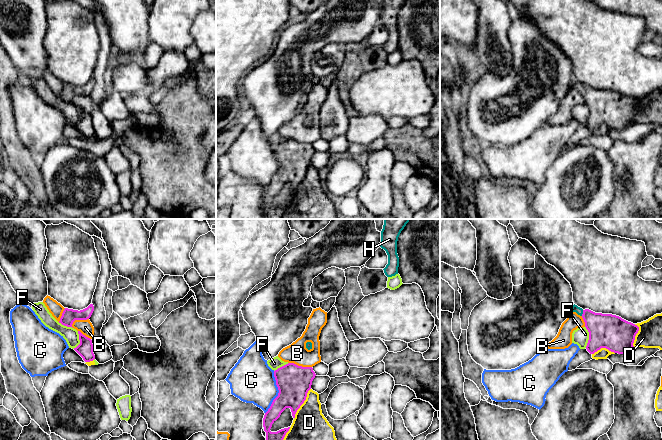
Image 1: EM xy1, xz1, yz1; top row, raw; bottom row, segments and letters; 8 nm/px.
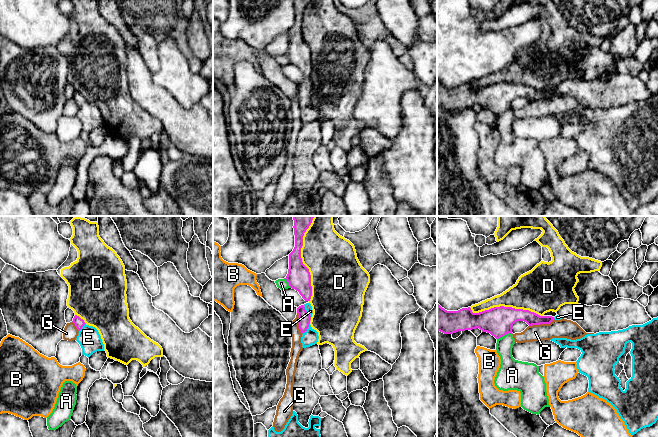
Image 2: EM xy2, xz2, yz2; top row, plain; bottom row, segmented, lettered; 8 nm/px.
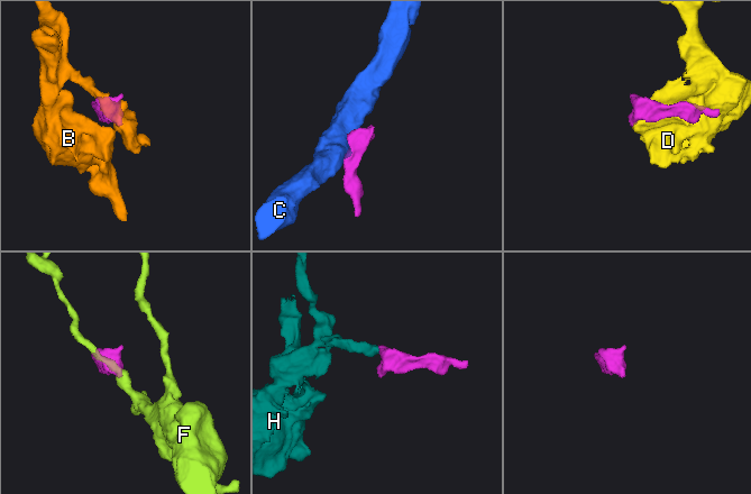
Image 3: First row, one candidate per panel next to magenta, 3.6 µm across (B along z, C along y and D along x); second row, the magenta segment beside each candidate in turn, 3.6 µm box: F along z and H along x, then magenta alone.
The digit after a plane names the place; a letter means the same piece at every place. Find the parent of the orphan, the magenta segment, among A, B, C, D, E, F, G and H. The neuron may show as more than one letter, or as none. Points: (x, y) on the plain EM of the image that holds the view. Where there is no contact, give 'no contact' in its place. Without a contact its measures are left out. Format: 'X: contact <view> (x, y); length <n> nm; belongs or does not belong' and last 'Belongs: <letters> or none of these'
A: contact yz2 (504, 111); length 140 nm; does not belong
B: contact xz1 (300, 142); length 200 nm; does not belong
C: contact xz1 (279, 168); length 360 nm; does not belong
D: contact xz2 (302, 39); length 600 nm; does not belong
E: contact xz2 (306, 87); length 120 nm; belongs
F: contact yz1 (589, 113); length 180 nm; does not belong
G: contact yz2 (541, 99); length 220 nm; does not belong
H: contact yz1 (583, 89); length 50 nm; belongs
Belongs: E, H

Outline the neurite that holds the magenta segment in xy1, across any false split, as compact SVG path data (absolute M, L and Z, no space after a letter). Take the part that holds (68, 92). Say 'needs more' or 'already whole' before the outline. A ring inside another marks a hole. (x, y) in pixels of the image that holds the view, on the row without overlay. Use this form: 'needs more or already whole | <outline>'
already whole | M90 80L87 84L80 87L65 84L62 89L59 99L67 103L72 103L72 100L75 96L89 95L93 87L94 87L93 80Z

